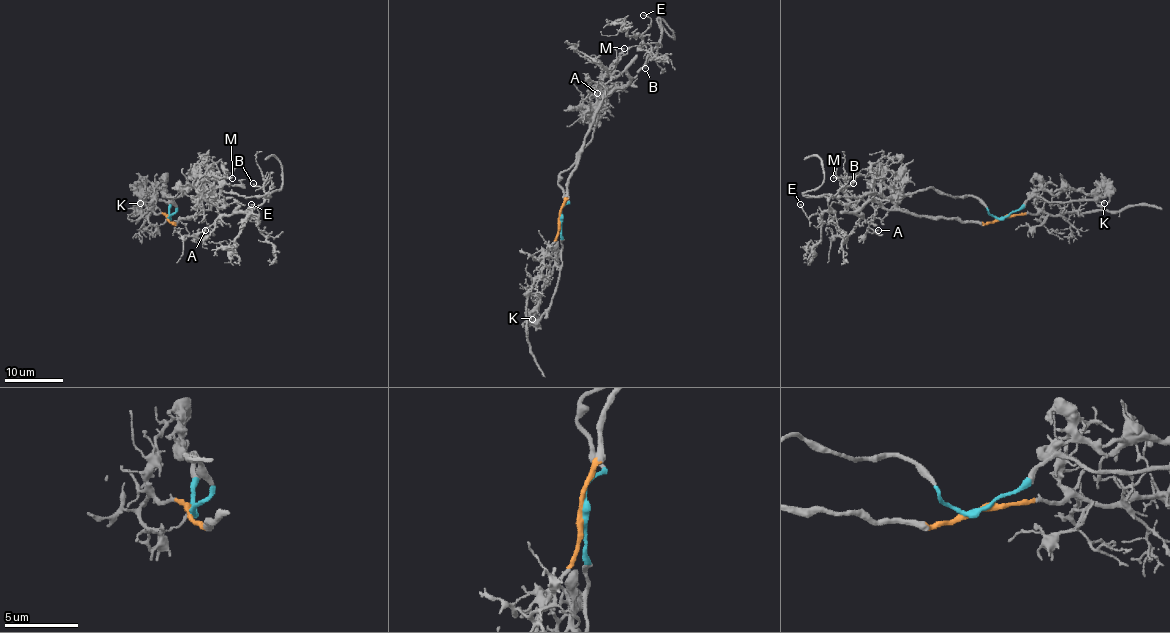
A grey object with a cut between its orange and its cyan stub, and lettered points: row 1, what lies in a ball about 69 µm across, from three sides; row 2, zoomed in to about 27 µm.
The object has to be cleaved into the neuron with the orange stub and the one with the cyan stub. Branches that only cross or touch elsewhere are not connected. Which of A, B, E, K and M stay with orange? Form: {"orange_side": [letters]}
{"orange_side": ["A", "B", "E"]}

